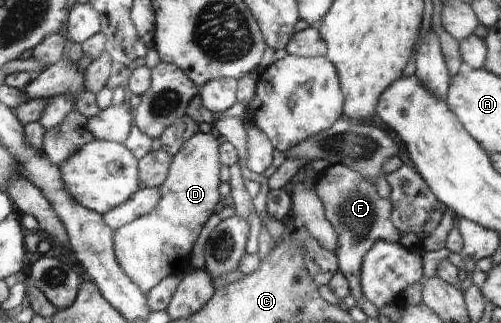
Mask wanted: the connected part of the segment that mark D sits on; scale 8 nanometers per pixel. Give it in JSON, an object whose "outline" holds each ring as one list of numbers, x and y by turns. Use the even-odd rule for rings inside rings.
{"outline":[[199,131,185,140,177,154,172,156,164,183,159,186,161,198,157,206,149,214,114,232,112,244,117,262,143,294,149,293,164,278,181,275,191,268,191,248,222,197,217,192,221,183,220,147,221,139,211,133]]}

